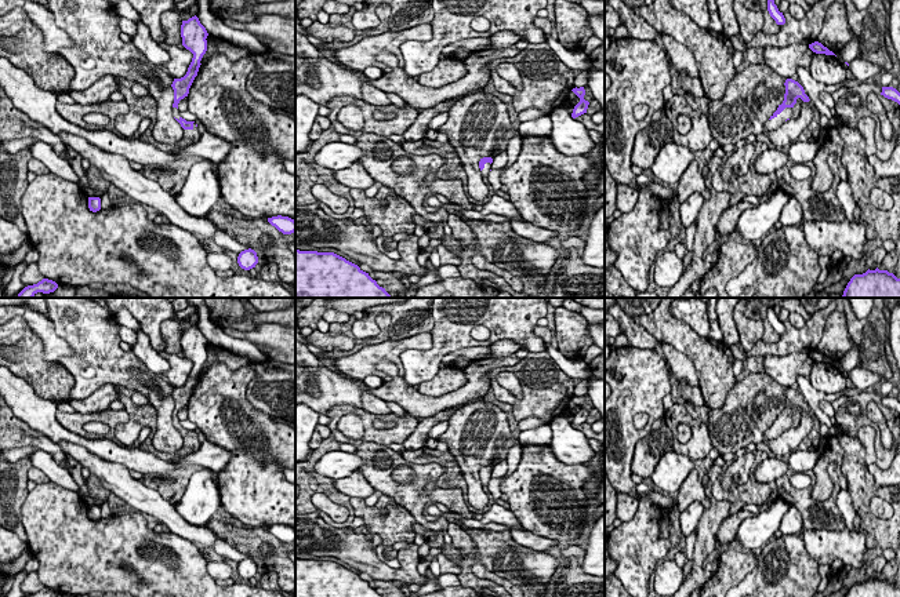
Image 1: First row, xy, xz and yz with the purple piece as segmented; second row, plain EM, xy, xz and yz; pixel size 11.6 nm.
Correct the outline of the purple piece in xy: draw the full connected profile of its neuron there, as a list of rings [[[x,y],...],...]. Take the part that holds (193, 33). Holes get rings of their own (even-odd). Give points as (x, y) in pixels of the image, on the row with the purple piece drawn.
[[[195,15],[189,18],[188,21],[182,21],[181,25],[181,37],[182,37],[182,45],[189,50],[193,54],[192,62],[188,68],[188,72],[181,79],[174,79],[171,87],[174,90],[174,103],[173,103],[173,116],[174,119],[181,124],[184,128],[184,138],[182,141],[186,145],[193,145],[199,141],[200,134],[197,131],[197,127],[195,121],[186,121],[179,116],[178,103],[181,99],[188,97],[189,88],[197,76],[200,61],[203,55],[207,51],[207,30],[200,23],[199,18]]]

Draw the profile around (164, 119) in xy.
[[[48,0],[48,8],[54,12],[55,25],[65,30],[72,40],[69,47],[58,50],[58,54],[75,69],[75,77],[69,84],[72,91],[87,90],[106,74],[134,80],[145,87],[148,95],[157,103],[156,124],[152,130],[155,141],[166,145],[175,145],[182,141],[184,128],[171,113],[174,103],[171,84],[174,77],[164,72],[162,66],[150,63],[133,41],[124,43],[120,39],[120,15],[109,0]]]

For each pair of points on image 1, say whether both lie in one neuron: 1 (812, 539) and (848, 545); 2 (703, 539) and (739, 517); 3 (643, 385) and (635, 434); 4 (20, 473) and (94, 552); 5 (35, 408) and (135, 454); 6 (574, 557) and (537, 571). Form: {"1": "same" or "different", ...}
{"1": "same", "2": "different", "3": "same", "4": "different", "5": "same", "6": "different"}

